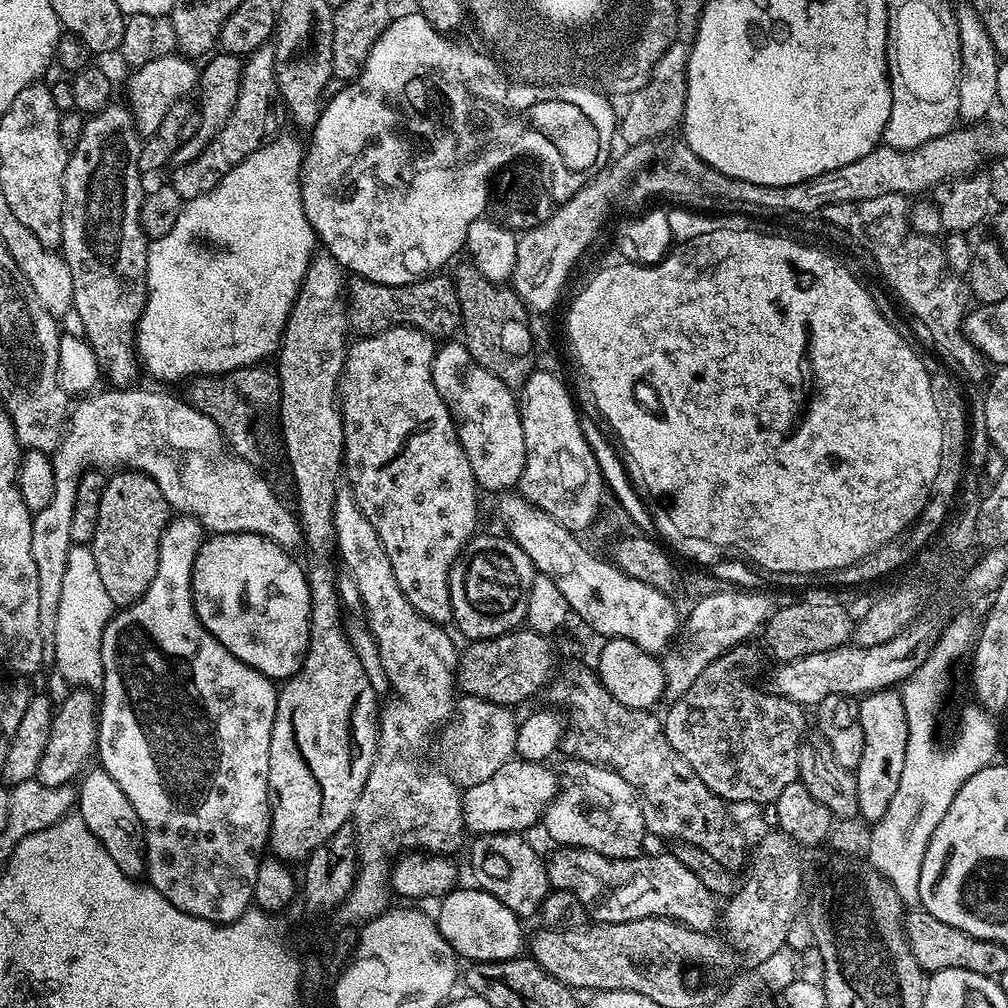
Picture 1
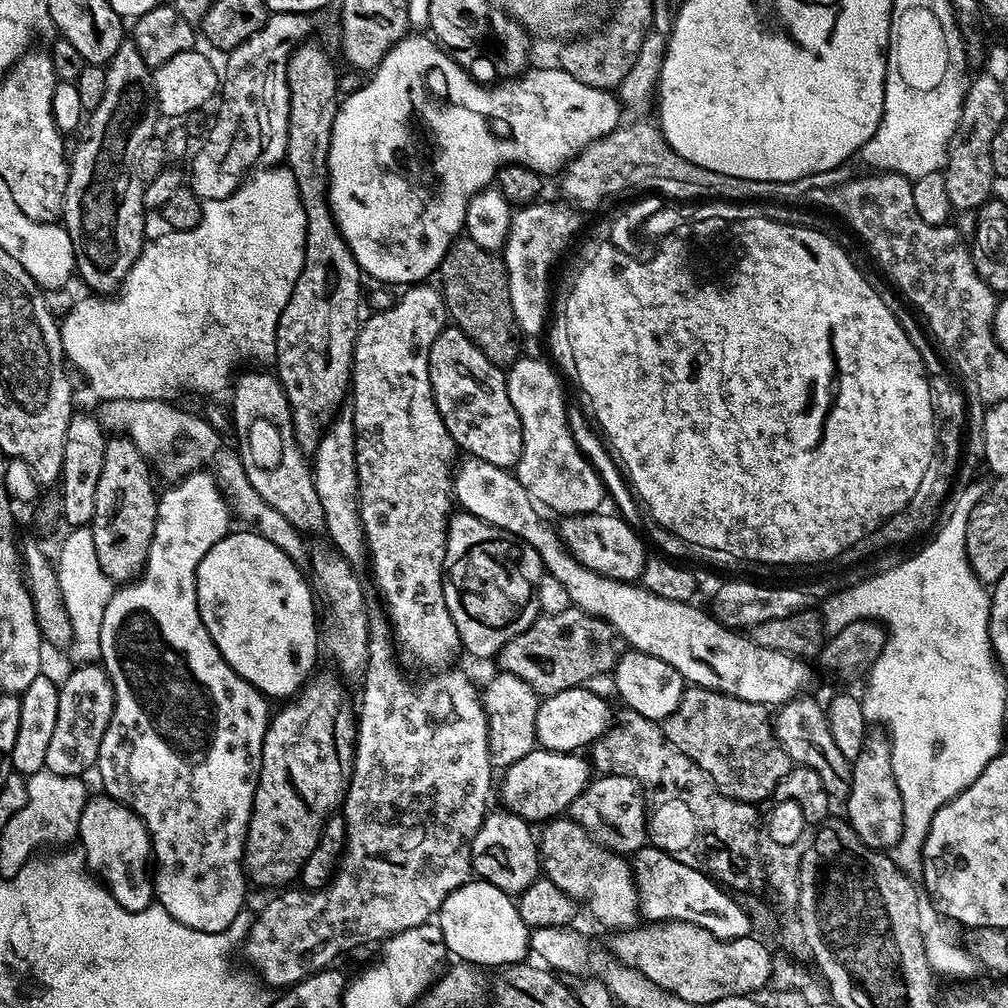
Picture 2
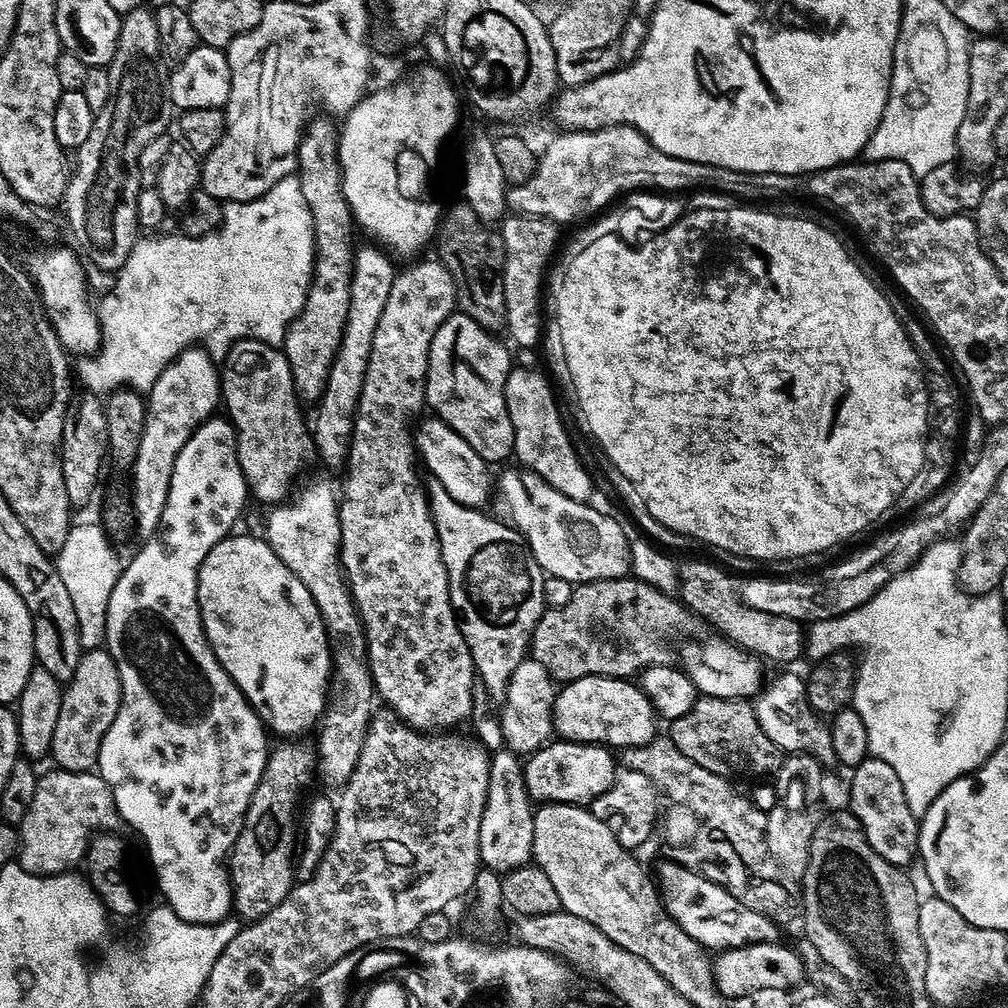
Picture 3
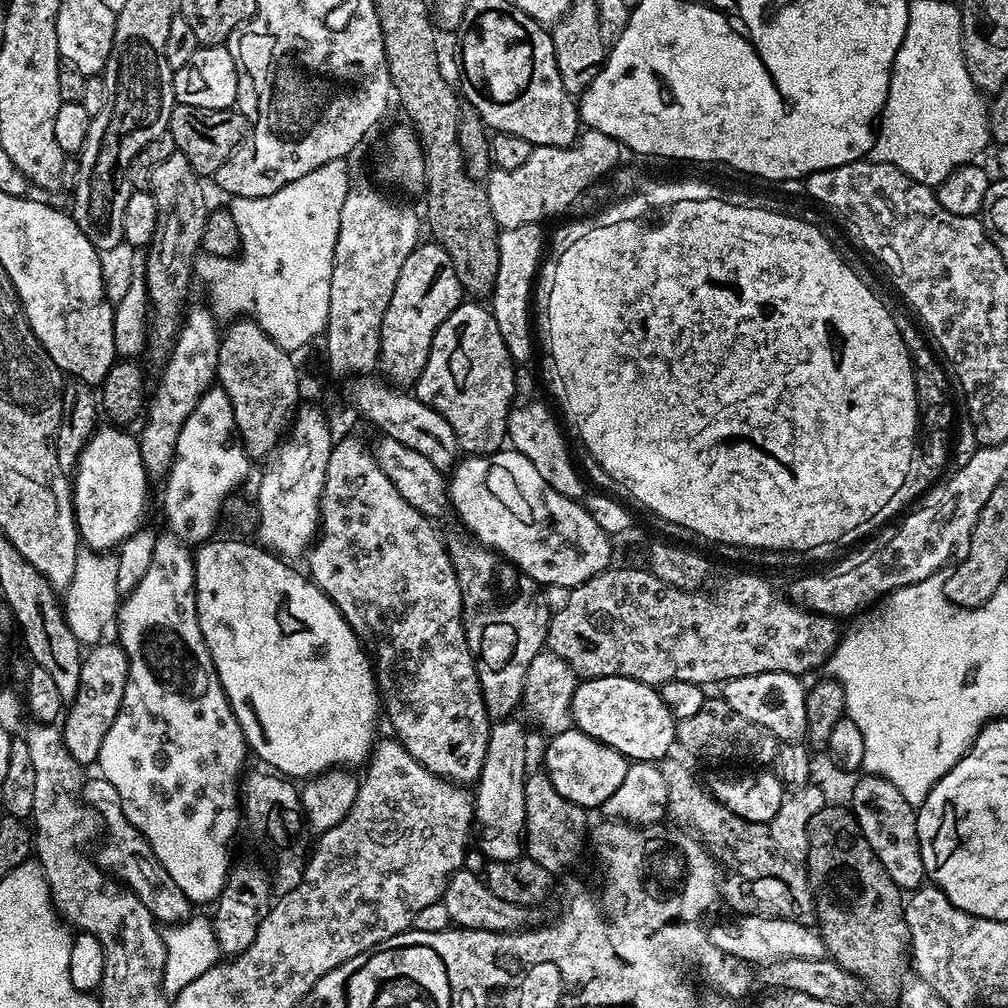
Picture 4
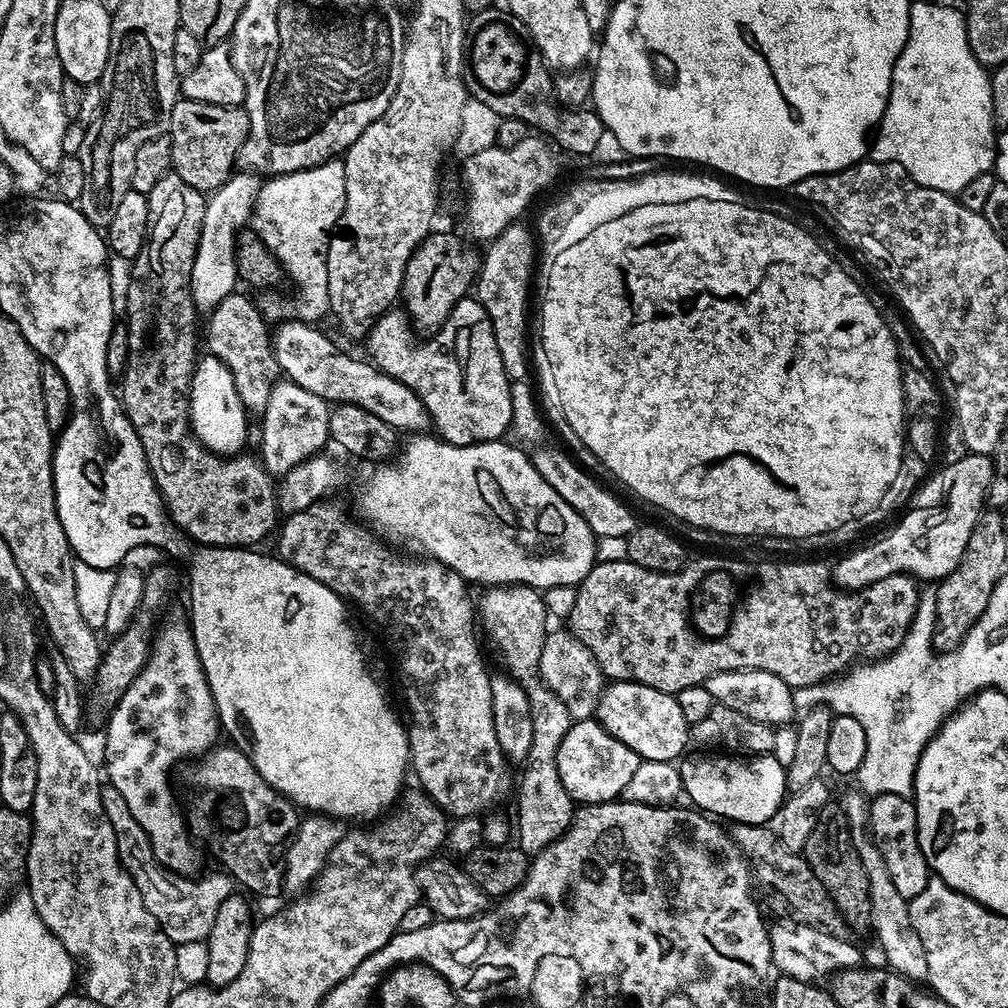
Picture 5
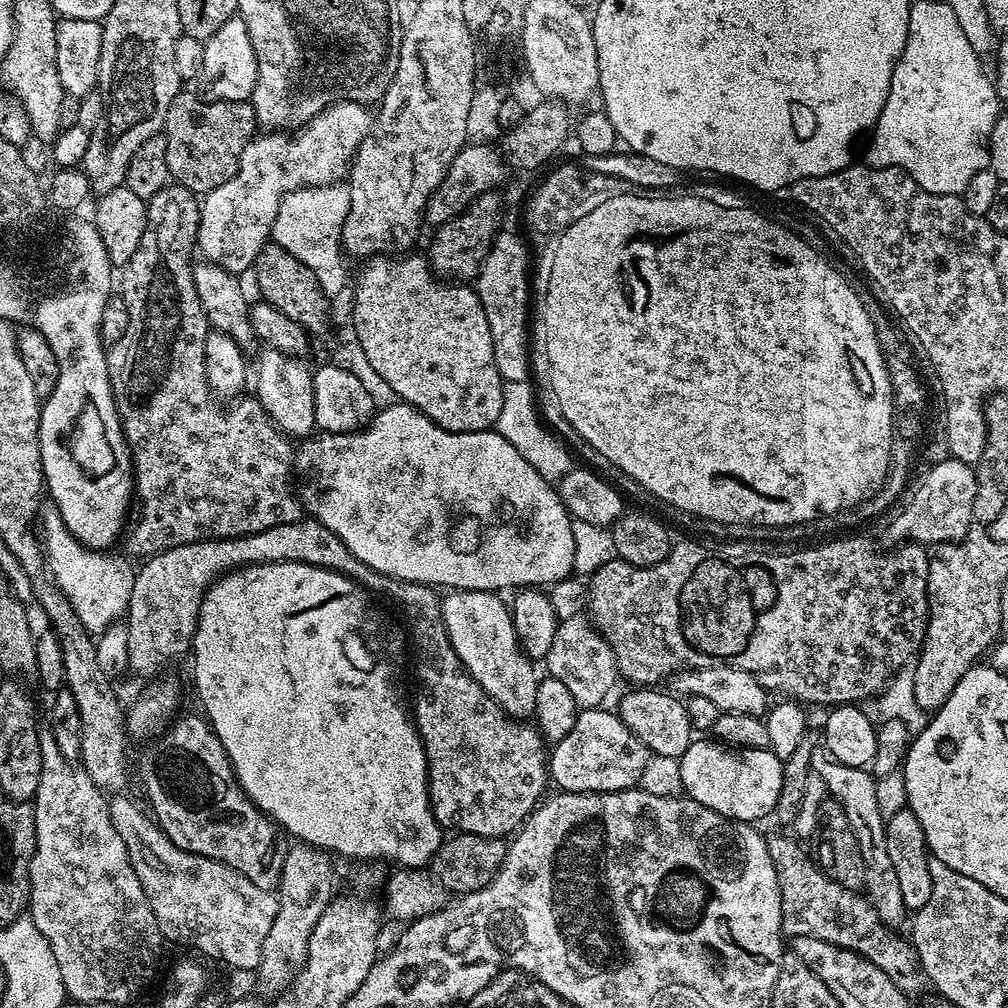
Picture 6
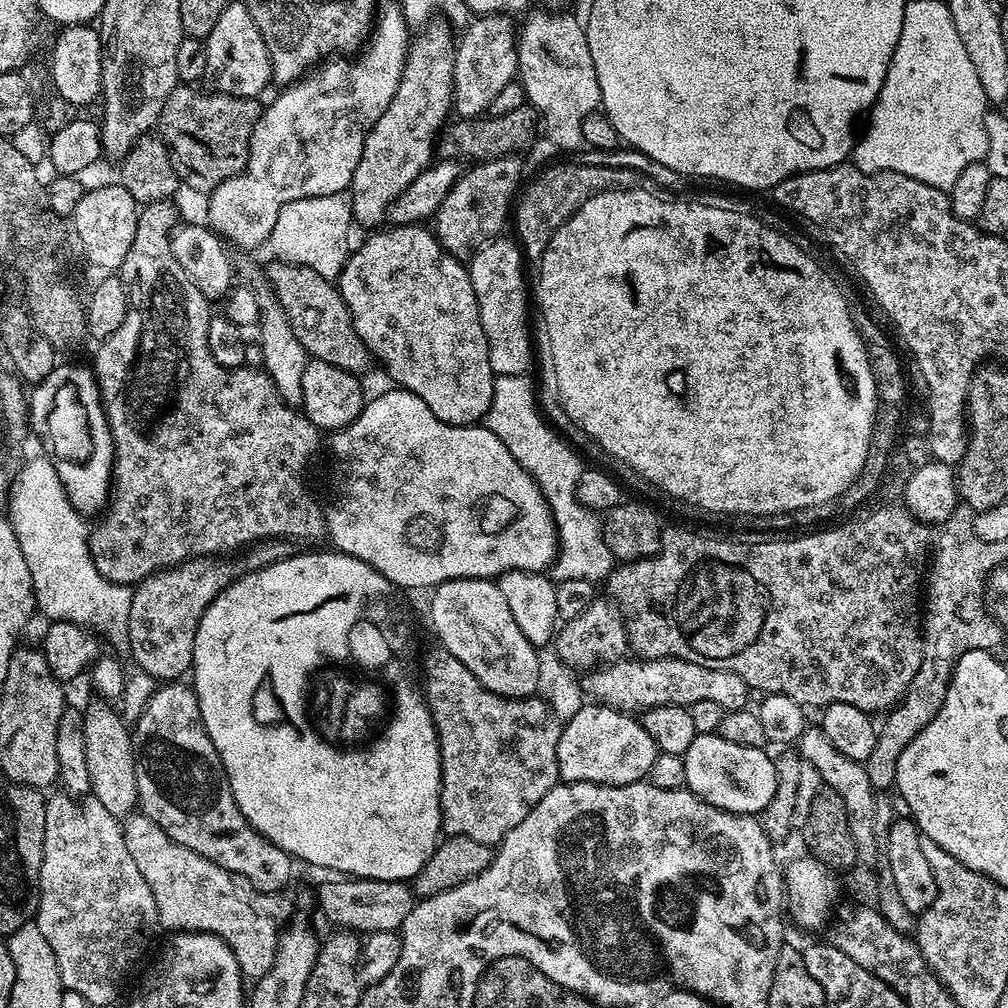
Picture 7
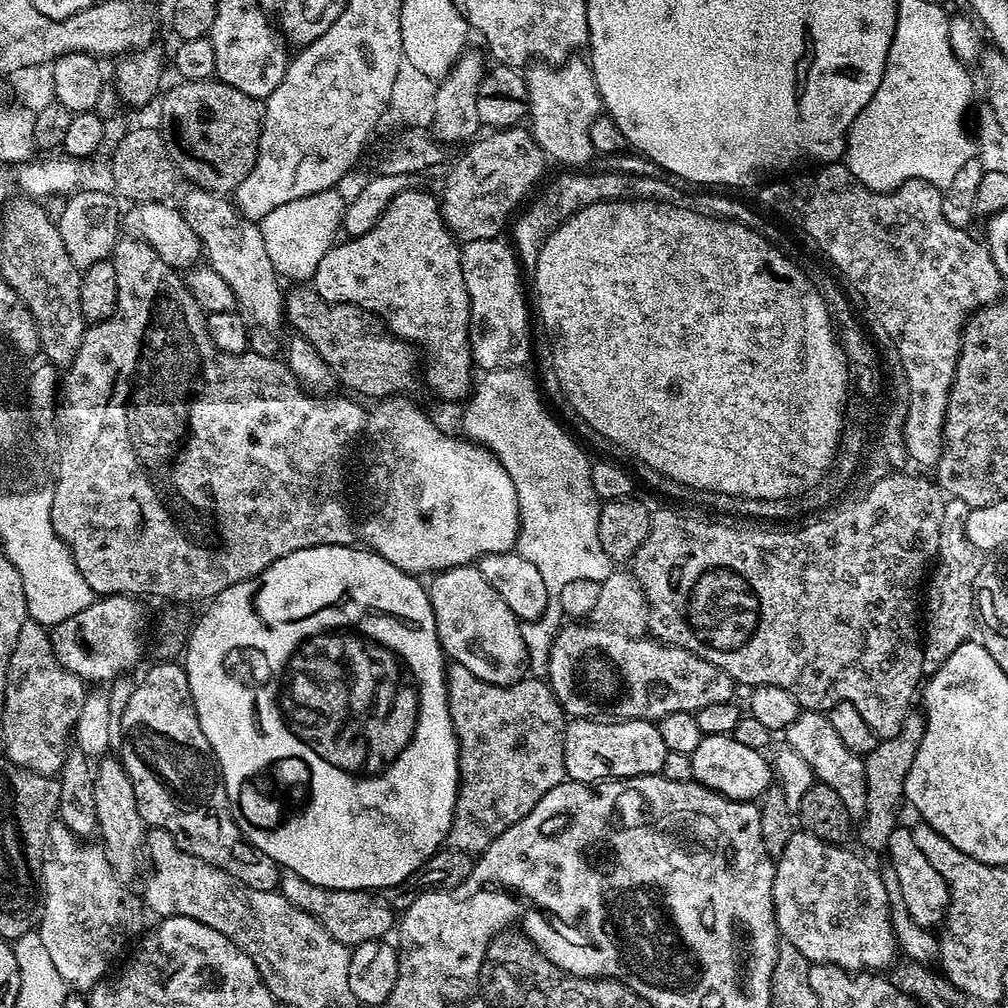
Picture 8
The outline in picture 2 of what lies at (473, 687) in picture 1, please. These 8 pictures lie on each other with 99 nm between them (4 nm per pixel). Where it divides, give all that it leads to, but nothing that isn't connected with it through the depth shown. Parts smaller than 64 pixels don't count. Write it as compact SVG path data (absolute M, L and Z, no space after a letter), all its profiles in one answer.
M573 606L562 610L562 614L541 614L537 616L535 622L522 634L510 638L510 642L506 642L506 646L502 646L498 657L498 663L500 663L498 668L501 672L509 672L518 678L522 678L522 682L529 684L535 690L536 695L543 698L558 694L562 690L587 685L592 682L588 680L594 679L599 672L611 673L625 648L624 641L605 620Z

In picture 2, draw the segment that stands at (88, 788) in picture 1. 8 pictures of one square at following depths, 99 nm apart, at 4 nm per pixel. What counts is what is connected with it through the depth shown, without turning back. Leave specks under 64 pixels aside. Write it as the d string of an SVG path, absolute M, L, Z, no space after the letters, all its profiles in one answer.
M106 794L89 797L82 810L77 832L85 860L99 874L105 887L123 909L137 912L149 907L155 899L155 863L152 840L136 812Z

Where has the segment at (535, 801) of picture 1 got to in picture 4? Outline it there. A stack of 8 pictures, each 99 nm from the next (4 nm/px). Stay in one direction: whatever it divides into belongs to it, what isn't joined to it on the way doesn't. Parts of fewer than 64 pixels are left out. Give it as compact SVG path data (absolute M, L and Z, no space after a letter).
M573 726L547 741L548 749L544 752L544 768L548 771L548 780L561 801L585 810L599 809L622 786L626 770L630 763L628 757L590 738L579 728Z

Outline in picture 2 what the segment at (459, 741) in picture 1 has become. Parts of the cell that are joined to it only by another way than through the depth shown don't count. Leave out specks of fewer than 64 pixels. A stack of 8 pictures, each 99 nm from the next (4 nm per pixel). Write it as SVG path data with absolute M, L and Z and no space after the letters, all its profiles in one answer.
M497 671L496 677L482 688L484 713L488 716L488 749L497 769L509 768L518 758L526 758L536 747L534 720L538 718L541 697L522 678L509 672Z

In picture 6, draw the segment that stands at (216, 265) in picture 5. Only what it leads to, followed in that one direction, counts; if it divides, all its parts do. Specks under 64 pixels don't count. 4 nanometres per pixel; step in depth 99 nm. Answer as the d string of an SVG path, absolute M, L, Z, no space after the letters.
M341 102L329 104L327 108L307 124L295 129L291 134L284 130L272 130L253 138L242 150L242 162L234 174L222 186L203 197L200 204L200 235L198 252L209 264L217 264L227 272L241 274L253 267L265 251L272 235L272 223L278 212L278 206L284 193L293 192L298 188L316 188L319 184L335 184L349 175L352 159L360 149L360 143L371 128L373 113L363 104Z

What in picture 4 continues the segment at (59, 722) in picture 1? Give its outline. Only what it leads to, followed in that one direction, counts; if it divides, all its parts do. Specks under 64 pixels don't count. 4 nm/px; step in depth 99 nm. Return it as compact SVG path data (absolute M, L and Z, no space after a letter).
M119 642L108 643L91 645L83 653L78 674L78 692L62 716L64 745L81 766L95 765L99 761L102 738L106 738L106 730L110 730L110 726L114 726L114 718L118 718L122 694L128 681L128 659L124 647Z

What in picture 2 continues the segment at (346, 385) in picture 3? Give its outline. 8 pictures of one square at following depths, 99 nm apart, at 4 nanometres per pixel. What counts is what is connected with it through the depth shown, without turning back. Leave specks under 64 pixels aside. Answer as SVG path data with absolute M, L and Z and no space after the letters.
M345 406L340 413L332 419L332 425L324 431L314 453L312 477L314 478L314 490L318 490L318 502L322 502L322 514L324 515L323 531L328 532L331 547L335 548L348 563L360 566L360 563L369 559L368 540L364 537L364 527L360 517L360 483L358 482L358 458L356 457L356 431L352 421L352 409Z

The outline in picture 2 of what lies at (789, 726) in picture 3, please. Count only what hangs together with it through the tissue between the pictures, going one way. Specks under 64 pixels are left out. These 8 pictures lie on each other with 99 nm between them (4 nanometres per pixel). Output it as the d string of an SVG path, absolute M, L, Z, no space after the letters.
M801 694L794 700L787 700L774 712L776 737L786 750L793 765L814 770L822 778L822 786L833 801L847 801L848 791L852 789L852 761L838 750L834 738L830 735L830 722L823 703L811 700L811 695Z

